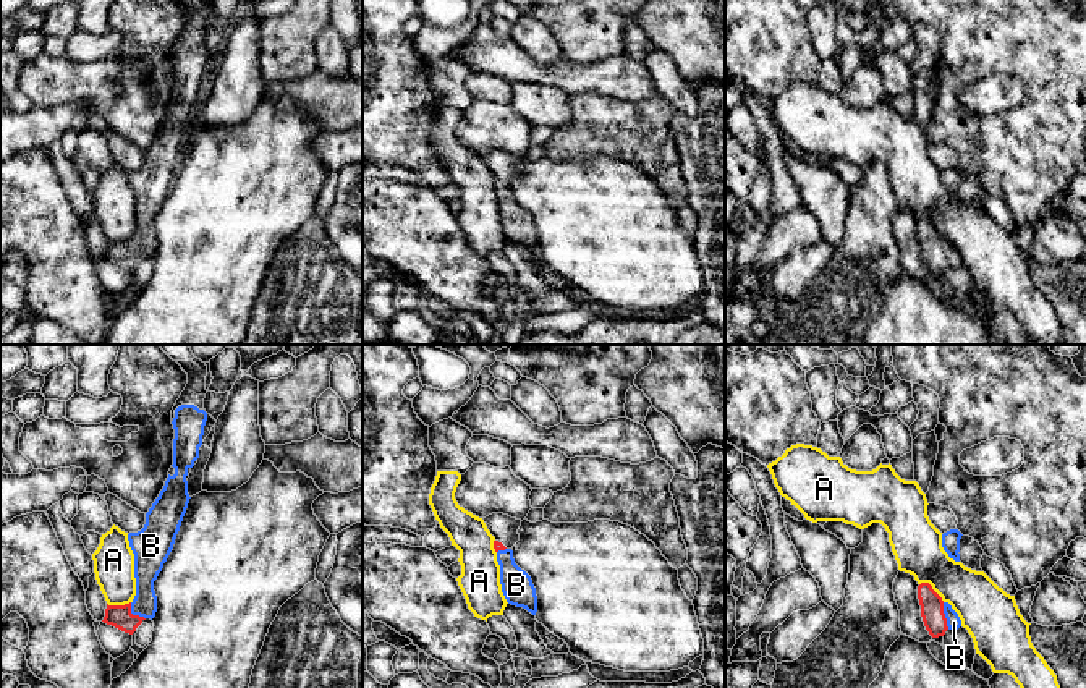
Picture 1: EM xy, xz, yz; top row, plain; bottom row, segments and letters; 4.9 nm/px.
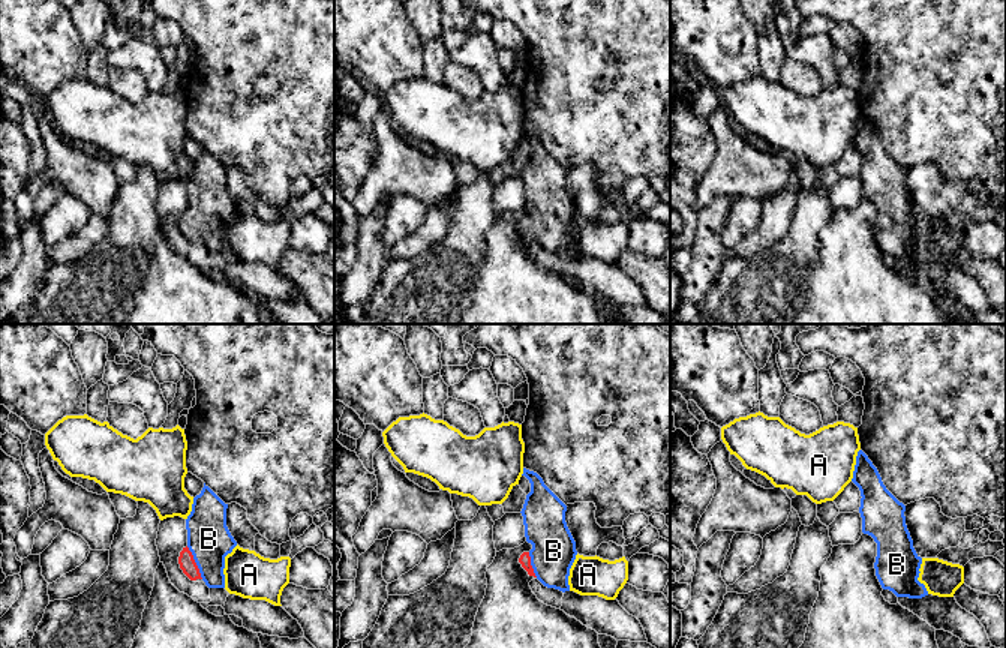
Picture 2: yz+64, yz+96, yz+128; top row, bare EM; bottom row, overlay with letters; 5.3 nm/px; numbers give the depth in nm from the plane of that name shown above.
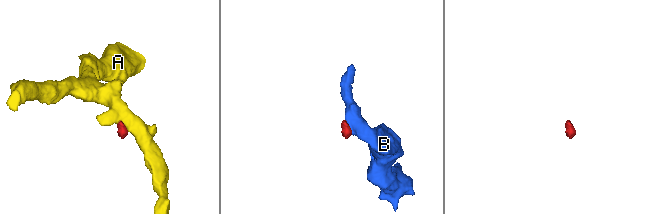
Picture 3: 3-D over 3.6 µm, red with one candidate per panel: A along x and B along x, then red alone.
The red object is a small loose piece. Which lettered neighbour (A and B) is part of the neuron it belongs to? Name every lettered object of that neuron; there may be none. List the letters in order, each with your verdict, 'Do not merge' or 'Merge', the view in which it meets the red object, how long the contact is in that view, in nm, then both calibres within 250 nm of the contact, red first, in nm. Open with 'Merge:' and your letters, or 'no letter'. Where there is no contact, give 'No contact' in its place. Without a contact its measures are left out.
Merge: B
A: Do not merge. Touches red in yz. Shared border 160 nm. Thickness 110 nm (red) against 260 nm
B: Merge. Touches red in yz. Shared border 140 nm. Thickness 110 nm (red) against 70 nm

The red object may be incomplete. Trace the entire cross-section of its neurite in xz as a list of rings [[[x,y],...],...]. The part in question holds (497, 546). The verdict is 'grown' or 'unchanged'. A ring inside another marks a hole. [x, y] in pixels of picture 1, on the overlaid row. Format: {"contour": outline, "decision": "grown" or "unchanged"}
{"contour": [[[494,541],[494,549],[500,565],[500,584],[507,602],[536,615],[537,596],[531,576],[515,563],[511,549],[507,549],[498,541]]], "decision": "grown"}

